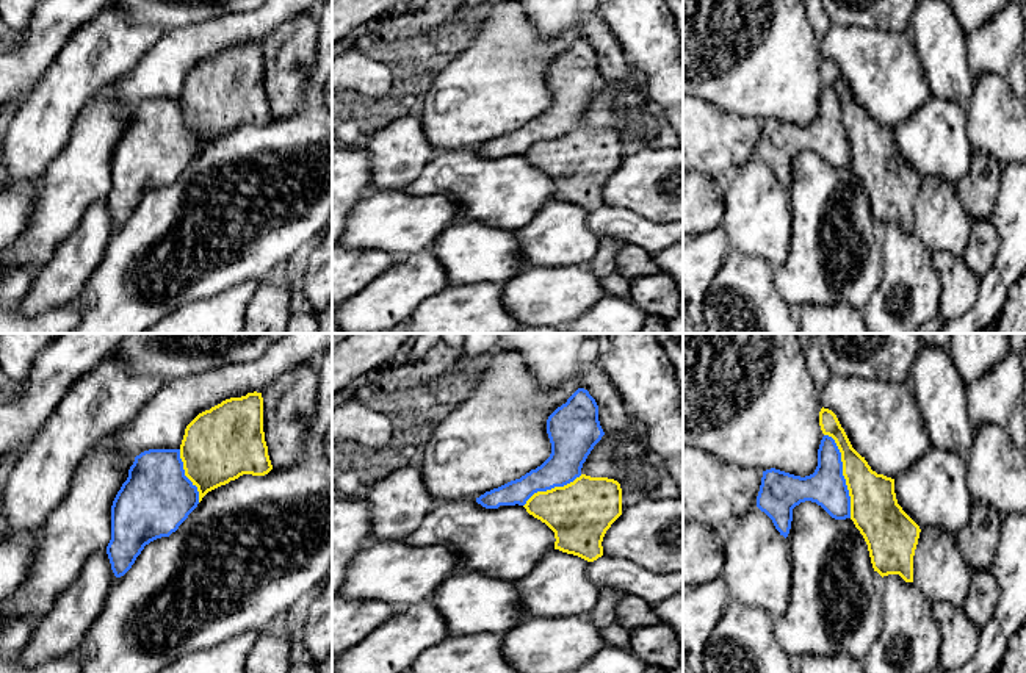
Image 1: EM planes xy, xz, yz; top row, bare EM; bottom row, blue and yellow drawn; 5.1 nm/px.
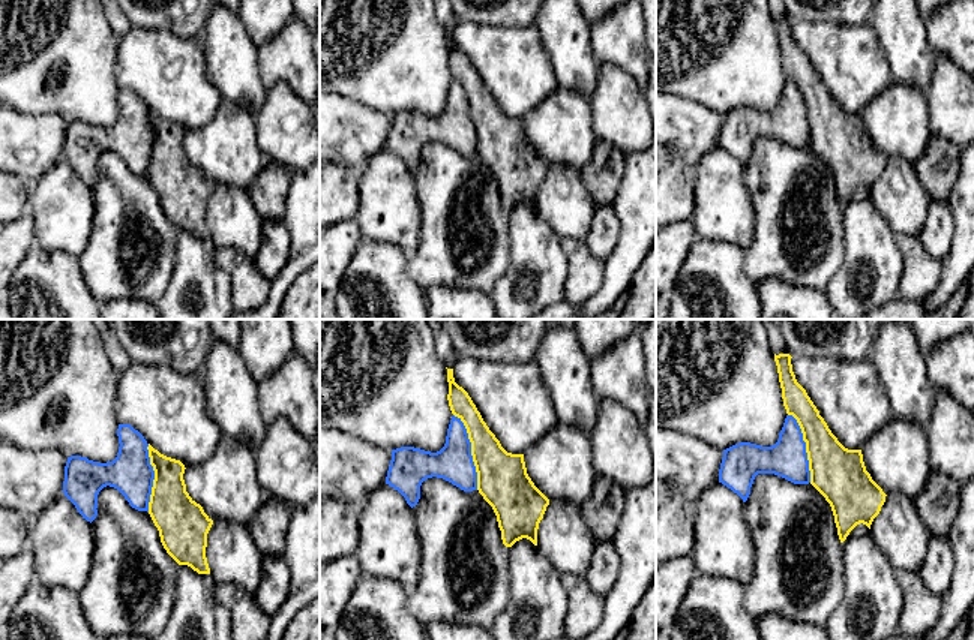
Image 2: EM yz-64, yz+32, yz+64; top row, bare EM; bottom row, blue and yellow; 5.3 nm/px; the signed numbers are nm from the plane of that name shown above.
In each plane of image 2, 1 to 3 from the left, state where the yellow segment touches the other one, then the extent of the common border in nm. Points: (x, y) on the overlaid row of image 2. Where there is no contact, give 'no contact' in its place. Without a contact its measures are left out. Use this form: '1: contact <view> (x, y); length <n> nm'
1: contact yz-64 (153, 478); length 360 nm
2: contact yz+32 (470, 451); length 420 nm
3: contact yz+64 (805, 447); length 380 nm

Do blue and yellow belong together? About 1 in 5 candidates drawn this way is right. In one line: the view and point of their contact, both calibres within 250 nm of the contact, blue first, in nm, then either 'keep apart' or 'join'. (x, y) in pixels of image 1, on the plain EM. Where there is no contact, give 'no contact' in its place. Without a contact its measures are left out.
yz (841, 124) | 200/260 nm | keep apart

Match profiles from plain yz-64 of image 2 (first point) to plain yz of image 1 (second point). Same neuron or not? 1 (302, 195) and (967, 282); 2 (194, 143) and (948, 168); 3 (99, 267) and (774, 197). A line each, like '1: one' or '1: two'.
1: two
2: one
3: two

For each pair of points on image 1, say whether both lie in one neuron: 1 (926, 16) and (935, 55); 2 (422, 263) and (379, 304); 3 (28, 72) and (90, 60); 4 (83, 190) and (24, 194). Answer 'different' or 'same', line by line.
1: same
2: same
3: different
4: different

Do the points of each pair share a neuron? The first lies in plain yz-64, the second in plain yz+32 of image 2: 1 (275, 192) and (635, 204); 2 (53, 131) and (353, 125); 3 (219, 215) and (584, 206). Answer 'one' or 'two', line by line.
1: two
2: one
3: one

